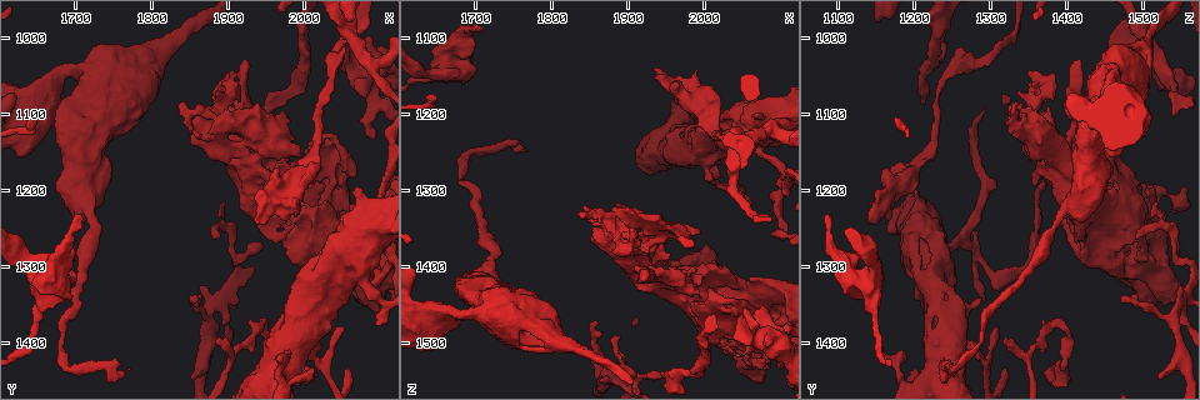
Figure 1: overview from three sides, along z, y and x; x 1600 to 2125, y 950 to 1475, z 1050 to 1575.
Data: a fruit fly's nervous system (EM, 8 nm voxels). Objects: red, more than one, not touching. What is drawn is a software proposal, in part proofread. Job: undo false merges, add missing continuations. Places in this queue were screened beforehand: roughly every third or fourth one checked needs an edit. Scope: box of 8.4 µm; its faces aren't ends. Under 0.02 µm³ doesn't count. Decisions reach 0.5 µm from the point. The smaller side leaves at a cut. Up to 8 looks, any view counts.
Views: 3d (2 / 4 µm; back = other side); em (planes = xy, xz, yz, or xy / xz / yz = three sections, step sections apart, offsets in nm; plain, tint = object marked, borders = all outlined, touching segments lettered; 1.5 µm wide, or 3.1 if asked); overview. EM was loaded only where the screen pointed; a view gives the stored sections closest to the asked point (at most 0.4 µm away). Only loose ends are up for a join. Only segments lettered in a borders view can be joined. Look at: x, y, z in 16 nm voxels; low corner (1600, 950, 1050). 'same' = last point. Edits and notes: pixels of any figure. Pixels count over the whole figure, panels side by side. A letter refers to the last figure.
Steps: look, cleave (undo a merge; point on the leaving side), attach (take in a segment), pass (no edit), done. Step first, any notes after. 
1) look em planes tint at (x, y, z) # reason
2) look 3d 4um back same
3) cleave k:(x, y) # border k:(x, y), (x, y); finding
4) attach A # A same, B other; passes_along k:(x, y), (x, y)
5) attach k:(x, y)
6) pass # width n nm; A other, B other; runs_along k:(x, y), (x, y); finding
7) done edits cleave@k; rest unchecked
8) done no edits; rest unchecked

look 3d 2um at (1700, 1235, 1085) # free end

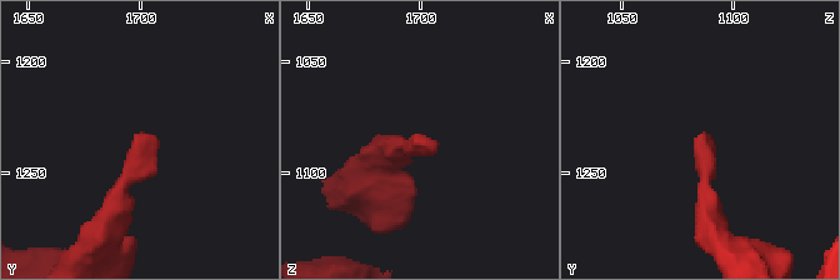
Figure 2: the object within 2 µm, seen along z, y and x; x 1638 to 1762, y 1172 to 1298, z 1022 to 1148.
look em xz step 4 borders at (1704, 1233, 1085)

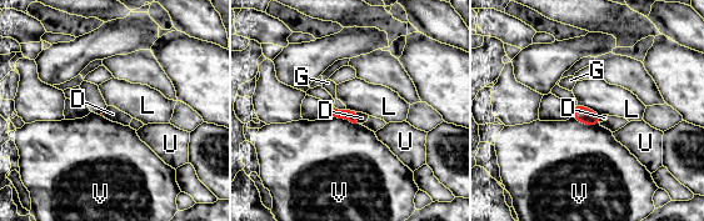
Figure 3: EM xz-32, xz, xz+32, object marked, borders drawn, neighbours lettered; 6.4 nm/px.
look em planes borders same

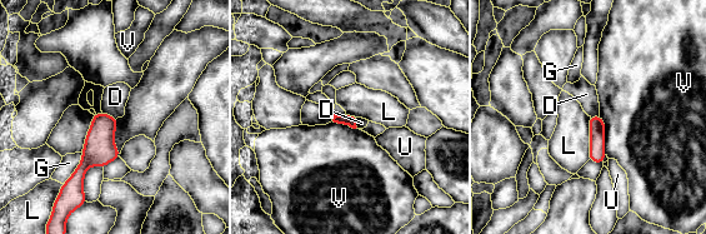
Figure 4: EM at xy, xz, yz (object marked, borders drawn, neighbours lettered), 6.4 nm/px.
pass # D other, G other, L other, U other, V other; border 4:(103, 111), (116, 118); no lettered segment goes on from it

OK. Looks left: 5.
look em planes borders at (1690, 1340, 1125)

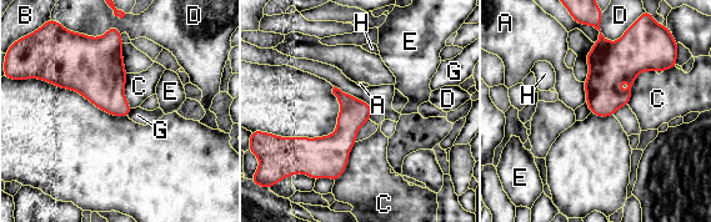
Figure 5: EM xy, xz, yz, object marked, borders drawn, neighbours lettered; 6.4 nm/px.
pass # A other, B other, C other, D other, E other, G other, H other; border 5:(374, 110), (369, 119); none of them fits

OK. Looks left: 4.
look em planes plain at (1935, 1240, 1135) # an open end

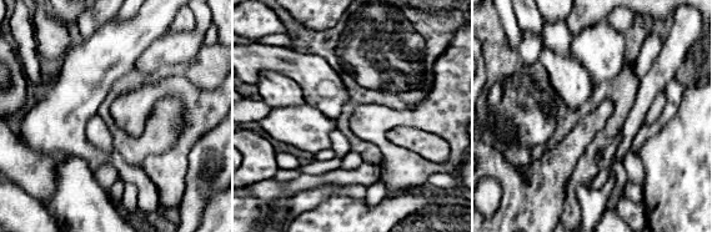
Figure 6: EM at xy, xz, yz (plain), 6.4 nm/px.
look em planes borders same # see the neighbours

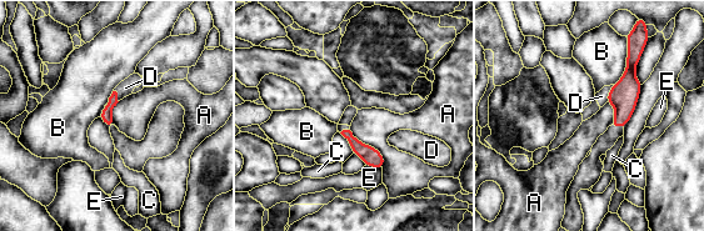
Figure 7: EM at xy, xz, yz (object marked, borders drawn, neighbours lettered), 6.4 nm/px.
attach D # longest_contact A 340 nm; A other, B other, C other, D same, E other; passes_along 7:(624, 95), (608, 94), (602, 96); it goes on there

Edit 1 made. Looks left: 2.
done edits attach@7; rest unchecked

